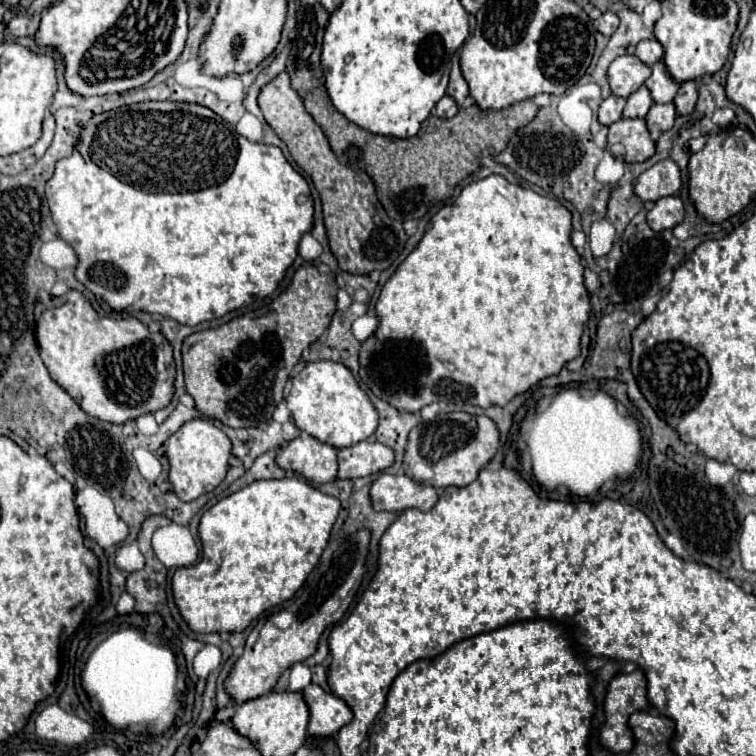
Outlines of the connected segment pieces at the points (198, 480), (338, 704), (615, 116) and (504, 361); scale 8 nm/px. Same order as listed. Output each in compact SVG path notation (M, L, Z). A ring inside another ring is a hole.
M193 419L187 421L175 435L167 439L167 459L171 465L169 481L175 487L175 493L181 501L193 501L205 493L211 493L217 485L223 483L227 469L229 469L229 457L233 443L231 439L215 427L207 419Z
M315 683L303 689L303 697L311 713L309 715L309 735L331 737L353 719L353 711L343 699L335 697L333 693L323 691Z
M611 95L607 99L603 99L601 107L599 107L599 123L609 127L613 125L615 121L619 121L623 117L623 109L625 109L625 99L623 97L617 97L617 95Z
M489 175L481 181L469 183L451 205L445 205L437 215L433 215L431 231L423 235L415 251L397 267L395 275L381 289L381 295L375 305L375 311L379 317L379 329L375 331L371 339L363 343L361 355L359 355L359 363L361 363L359 375L363 383L377 397L385 399L399 411L421 411L425 405L433 401L445 401L445 397L451 401L463 401L477 407L507 405L515 395L527 393L541 379L559 375L565 363L579 357L581 335L591 313L591 301L585 289L585 281L583 281L585 267L581 263L579 253L575 251L571 243L571 233L573 233L571 221L573 221L573 215L557 199L549 199L531 189L523 189L521 185L509 183L503 175Z

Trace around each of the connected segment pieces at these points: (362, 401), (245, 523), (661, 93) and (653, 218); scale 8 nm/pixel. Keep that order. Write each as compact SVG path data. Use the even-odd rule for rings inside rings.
M311 361L291 379L289 393L285 397L287 407L295 419L295 425L311 437L327 443L335 449L351 447L375 435L379 415L369 395L359 387L351 369L335 361Z
M301 477L253 481L241 491L215 503L199 523L203 559L187 571L175 571L173 575L173 597L191 631L243 631L267 609L289 601L305 583L309 573L317 567L321 553L327 547L331 529L337 521L339 509L339 499L321 493Z
M663 61L655 63L651 67L651 77L647 79L645 87L651 91L651 97L655 103L671 103L679 91L679 83L667 73L667 67Z
M663 197L647 213L647 223L653 231L673 229L685 221L685 205L679 197Z

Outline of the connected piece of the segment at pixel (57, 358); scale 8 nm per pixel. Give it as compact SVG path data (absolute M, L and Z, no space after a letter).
M83 297L83 309L75 303L45 311L37 321L41 359L53 381L61 385L79 407L109 423L133 421L145 413L167 407L173 399L175 361L173 347L163 333L151 333L135 317L101 317Z

